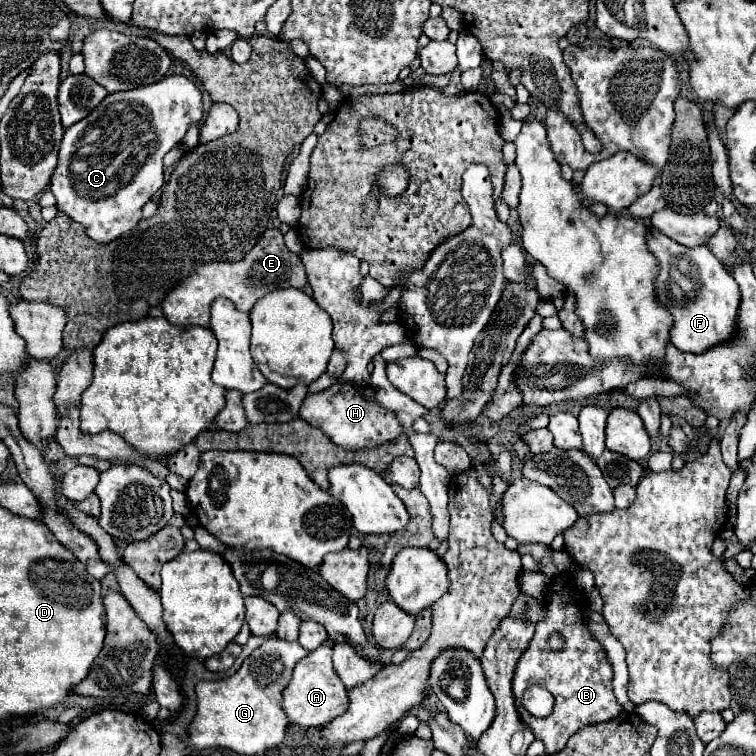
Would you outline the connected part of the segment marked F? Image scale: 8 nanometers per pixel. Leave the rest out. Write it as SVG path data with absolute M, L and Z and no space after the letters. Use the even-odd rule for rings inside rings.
M649 231L649 249L651 253L659 259L659 279L657 279L657 295L663 305L671 311L675 325L671 329L671 343L685 353L705 353L711 347L731 341L737 329L737 313L739 313L739 301L741 301L741 291L731 277L731 273L723 267L723 263L709 251L707 245L699 247L683 247L675 243L673 239L667 239L665 235L659 235L657 231Z

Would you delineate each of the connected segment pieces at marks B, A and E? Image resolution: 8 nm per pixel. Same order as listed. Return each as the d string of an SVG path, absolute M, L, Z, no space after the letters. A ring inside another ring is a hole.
M559 573L547 585L547 613L535 625L535 635L523 651L515 675L513 675L513 697L521 699L523 691L537 683L547 687L555 697L553 713L545 719L531 717L525 709L519 711L519 719L531 727L535 739L545 743L549 755L561 751L567 739L589 723L601 723L615 719L621 713L621 705L613 695L613 667L603 645L593 637L587 627L585 611L579 605L589 605L585 593L577 587L571 573ZM559 633L563 637L563 649L551 651L549 637Z
M321 645L295 665L291 683L283 689L281 701L289 723L301 727L325 727L331 719L343 715L343 711L347 709L347 689L343 687L343 683L339 683L339 675L335 675L333 671L331 657L333 647Z
M267 229L263 233L263 239L241 259L241 261L215 261L215 263L203 263L201 267L193 269L189 277L179 281L161 301L163 315L169 323L179 327L191 327L191 325L209 325L209 307L211 301L219 295L225 295L233 305L249 313L249 309L255 305L255 301L275 289L303 289L307 285L307 275L303 271L301 257L291 253L285 243L279 229Z

